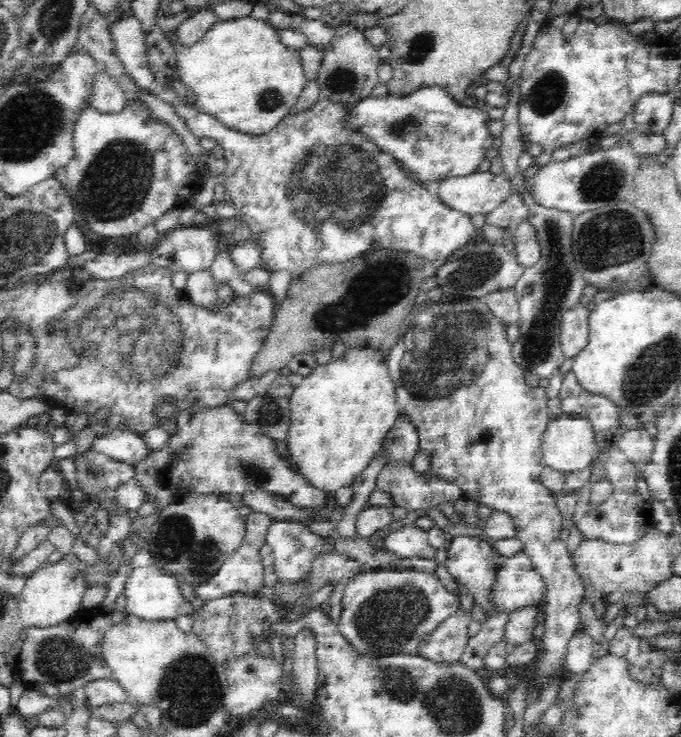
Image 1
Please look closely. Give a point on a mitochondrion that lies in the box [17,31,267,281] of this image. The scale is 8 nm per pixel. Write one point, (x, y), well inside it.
(114, 185)

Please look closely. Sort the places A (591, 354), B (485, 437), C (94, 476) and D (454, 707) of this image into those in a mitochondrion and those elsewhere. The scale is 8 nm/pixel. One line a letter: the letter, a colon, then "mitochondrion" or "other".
A: other
B: other
C: mitochondrion
D: mitochondrion

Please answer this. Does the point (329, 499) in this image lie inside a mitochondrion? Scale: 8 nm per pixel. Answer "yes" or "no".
no

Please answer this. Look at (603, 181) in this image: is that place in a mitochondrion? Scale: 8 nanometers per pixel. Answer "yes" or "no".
yes

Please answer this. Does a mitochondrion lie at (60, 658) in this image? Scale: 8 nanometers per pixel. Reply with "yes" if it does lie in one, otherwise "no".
yes

